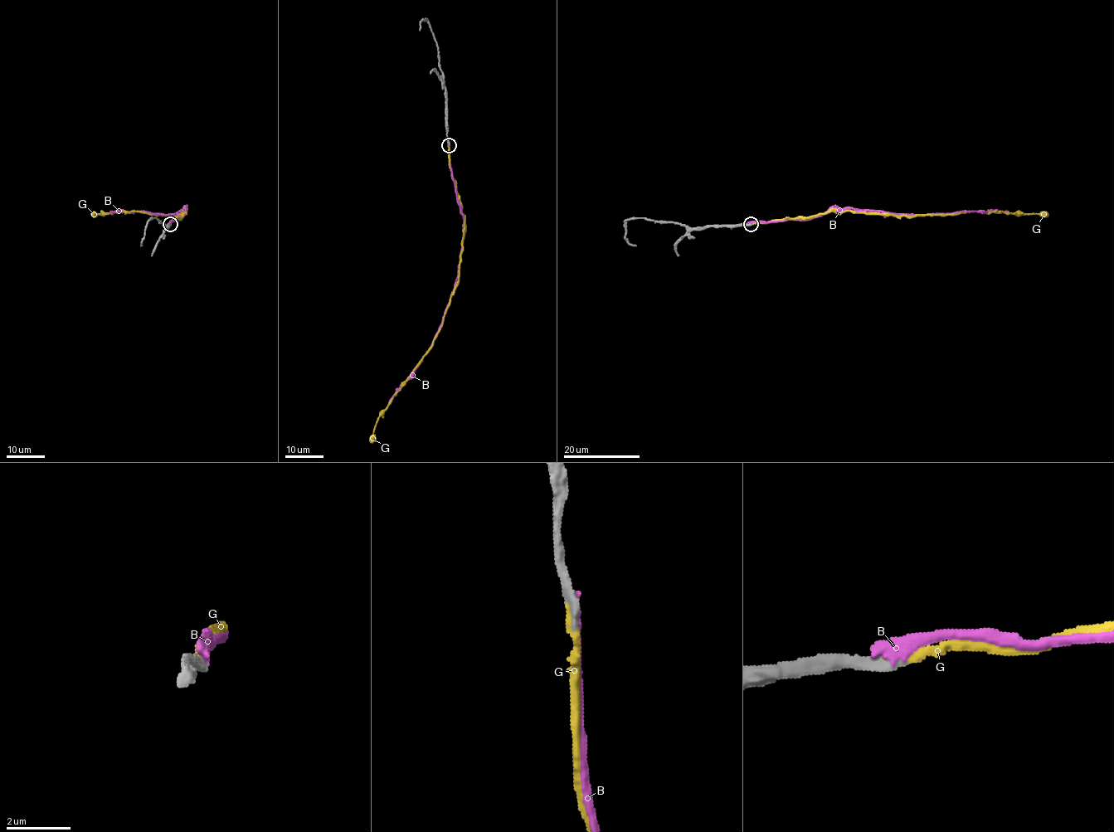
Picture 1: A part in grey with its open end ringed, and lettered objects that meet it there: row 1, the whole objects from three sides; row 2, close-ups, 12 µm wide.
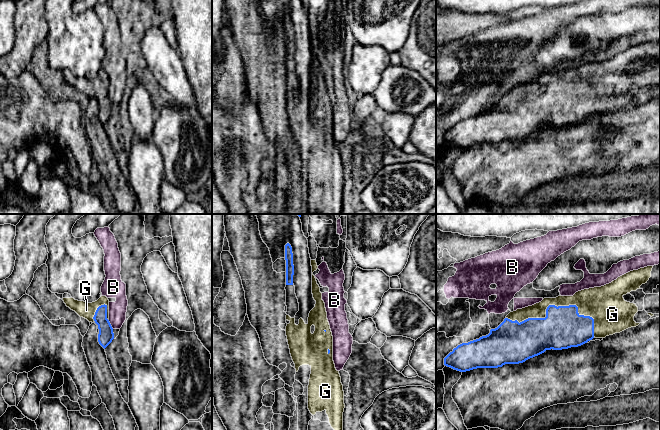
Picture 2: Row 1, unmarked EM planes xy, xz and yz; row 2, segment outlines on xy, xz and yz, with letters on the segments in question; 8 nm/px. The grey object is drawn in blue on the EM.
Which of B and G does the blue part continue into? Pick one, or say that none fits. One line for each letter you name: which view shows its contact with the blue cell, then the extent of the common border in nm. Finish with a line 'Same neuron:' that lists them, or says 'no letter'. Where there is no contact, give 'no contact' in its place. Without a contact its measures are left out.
G: yz | 750 nm
Same neuron: G

